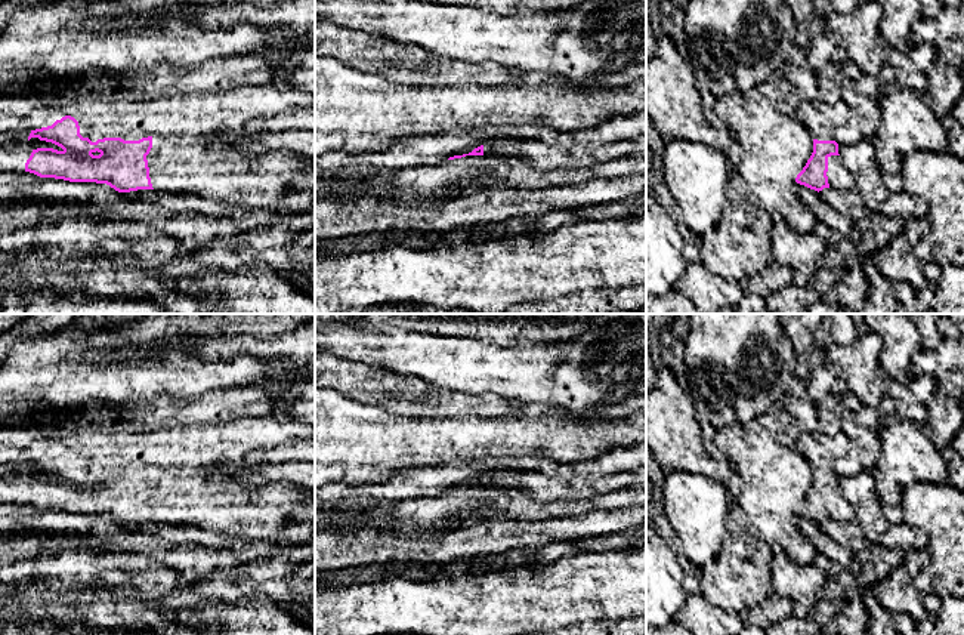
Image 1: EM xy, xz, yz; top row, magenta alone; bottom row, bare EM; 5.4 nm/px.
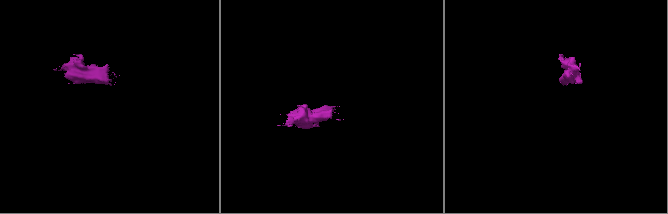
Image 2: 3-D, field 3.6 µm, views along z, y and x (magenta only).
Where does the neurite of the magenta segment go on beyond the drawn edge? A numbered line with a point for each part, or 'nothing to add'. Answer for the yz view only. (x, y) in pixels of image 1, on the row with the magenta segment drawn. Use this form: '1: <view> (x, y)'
1: yz (821, 119)
2: yz (839, 176)

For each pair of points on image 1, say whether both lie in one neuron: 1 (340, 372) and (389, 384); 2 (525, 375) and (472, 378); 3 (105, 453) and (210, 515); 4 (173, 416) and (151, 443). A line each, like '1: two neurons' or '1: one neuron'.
1: one neuron
2: one neuron
3: one neuron
4: two neurons

